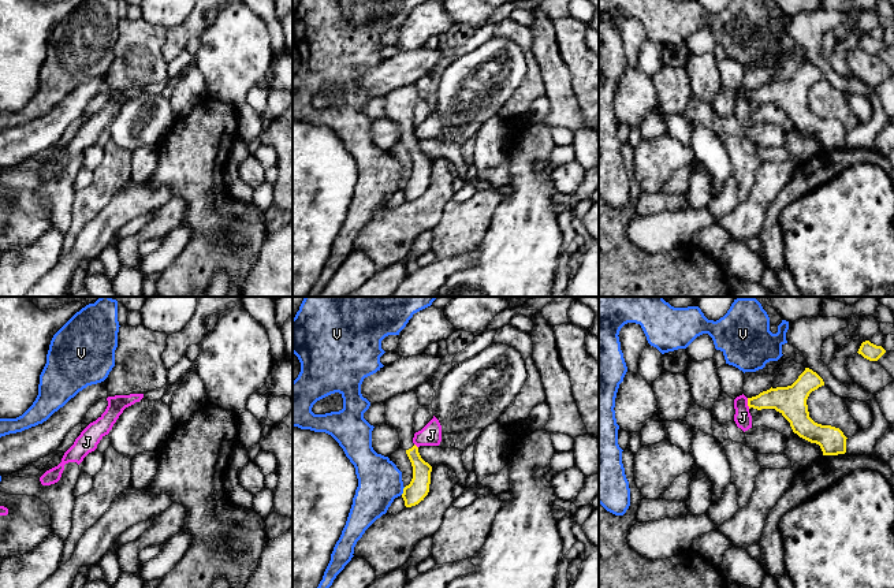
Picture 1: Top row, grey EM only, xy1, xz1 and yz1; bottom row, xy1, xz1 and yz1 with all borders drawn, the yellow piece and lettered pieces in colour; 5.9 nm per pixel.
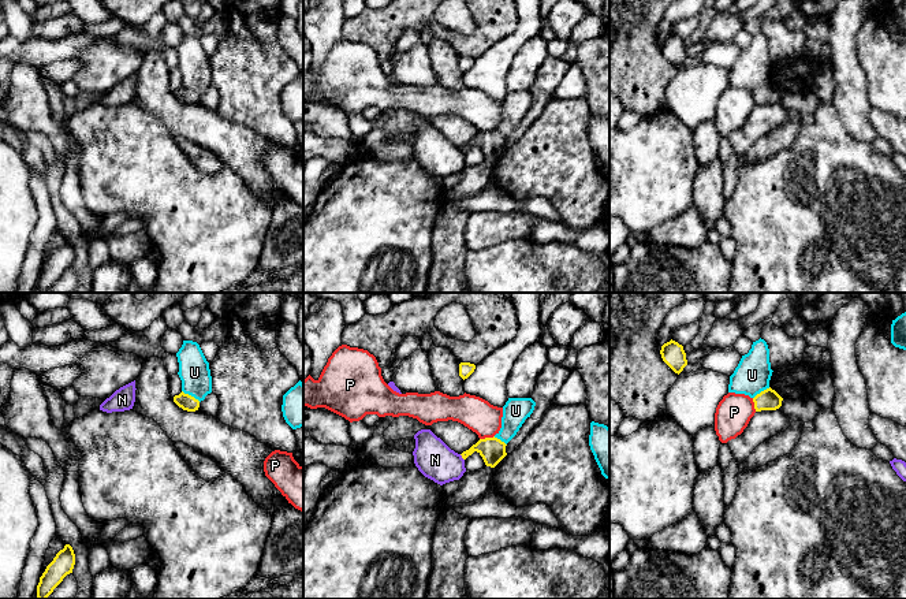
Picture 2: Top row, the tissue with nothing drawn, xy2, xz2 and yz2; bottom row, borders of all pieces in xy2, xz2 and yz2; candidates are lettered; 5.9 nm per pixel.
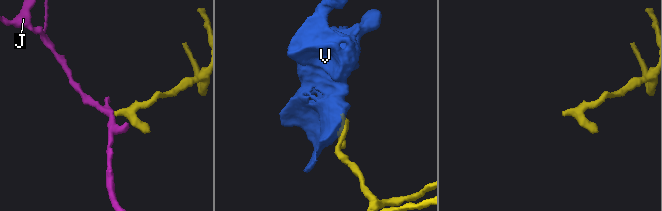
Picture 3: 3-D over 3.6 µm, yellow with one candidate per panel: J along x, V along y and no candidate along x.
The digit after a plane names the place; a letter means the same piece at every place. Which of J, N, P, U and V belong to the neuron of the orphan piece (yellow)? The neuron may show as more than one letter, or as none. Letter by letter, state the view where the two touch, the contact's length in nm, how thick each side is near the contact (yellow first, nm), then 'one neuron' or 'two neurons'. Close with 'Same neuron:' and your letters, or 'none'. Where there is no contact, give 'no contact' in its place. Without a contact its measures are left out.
J: contact in yz1; length 70 nm; calibres 180 and 100 nm; two neurons
N: contact in xz2; length 50 nm; calibres 150 and 220 nm; two neurons
P: contact in xz2; length 90 nm; calibres 150 and 190 nm; two neurons
U: contact in xy2; length 130 nm; calibres 90 and 180 nm; two neurons
V: contact in xz1; length 50 nm; calibres 120 and 260 nm; two neurons
Same neuron: none

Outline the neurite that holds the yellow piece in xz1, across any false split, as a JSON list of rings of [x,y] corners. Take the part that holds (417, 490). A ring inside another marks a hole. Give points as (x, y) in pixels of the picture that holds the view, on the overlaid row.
[[[416,391],[398,394],[383,402],[385,406],[384,424],[395,428],[399,433],[401,449],[403,449],[413,466],[413,479],[403,488],[402,498],[406,507],[418,505],[429,492],[432,466],[425,462],[418,447],[413,443],[414,414],[420,407]]]

